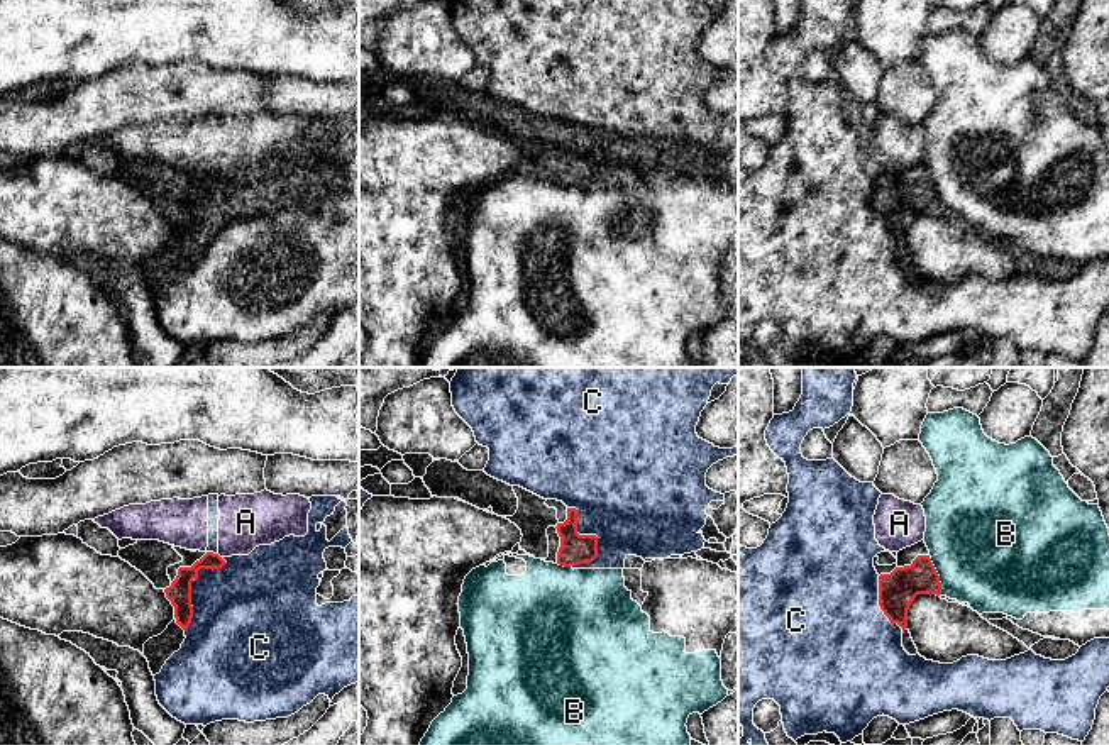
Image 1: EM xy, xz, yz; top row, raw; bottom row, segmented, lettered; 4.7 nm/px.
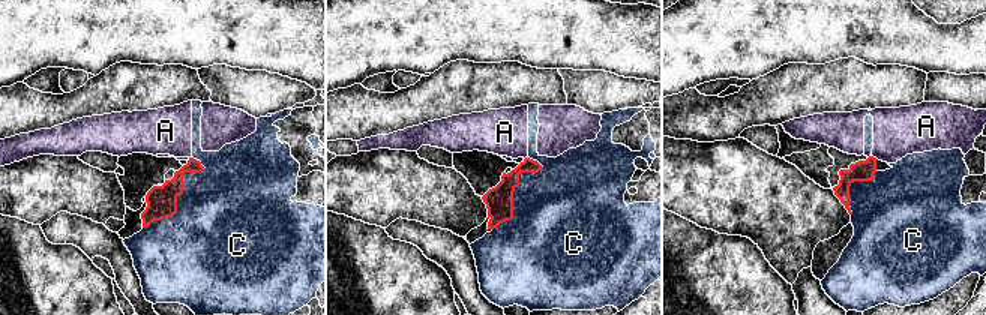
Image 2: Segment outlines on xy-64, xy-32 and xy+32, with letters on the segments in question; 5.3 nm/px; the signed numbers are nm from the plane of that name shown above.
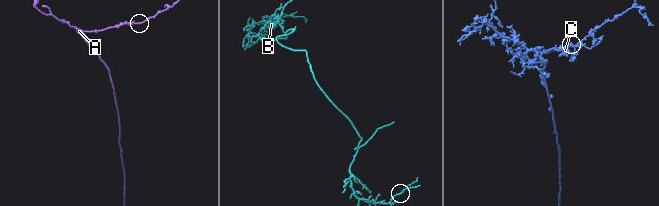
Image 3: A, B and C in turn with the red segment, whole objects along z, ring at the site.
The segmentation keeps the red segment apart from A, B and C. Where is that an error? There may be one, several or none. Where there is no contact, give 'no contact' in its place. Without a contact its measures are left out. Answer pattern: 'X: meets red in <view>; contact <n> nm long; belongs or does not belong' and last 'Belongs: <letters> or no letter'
A: meets red in xy; contact 30 nm long; does not belong
B: meets red in yz; contact 180 nm long; does not belong
C: meets red in xz; contact 300 nm long; does not belong
Belongs: no letter

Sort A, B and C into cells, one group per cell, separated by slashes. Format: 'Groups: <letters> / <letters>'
Groups: A / B / C

